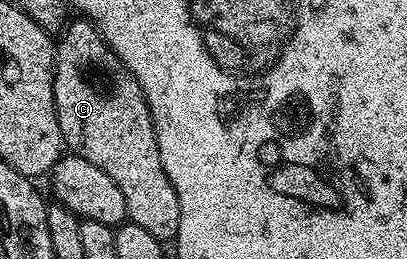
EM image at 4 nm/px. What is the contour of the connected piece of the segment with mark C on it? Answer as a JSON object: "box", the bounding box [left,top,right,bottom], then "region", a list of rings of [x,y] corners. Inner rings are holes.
{"box":[53,21,181,243],"region":[[[68,21],[55,48],[53,96],[66,149],[101,168],[121,188],[130,221],[141,224],[159,242],[170,243],[179,231],[181,208],[161,164],[153,116],[141,84],[121,64],[95,24],[78,21]]]}

